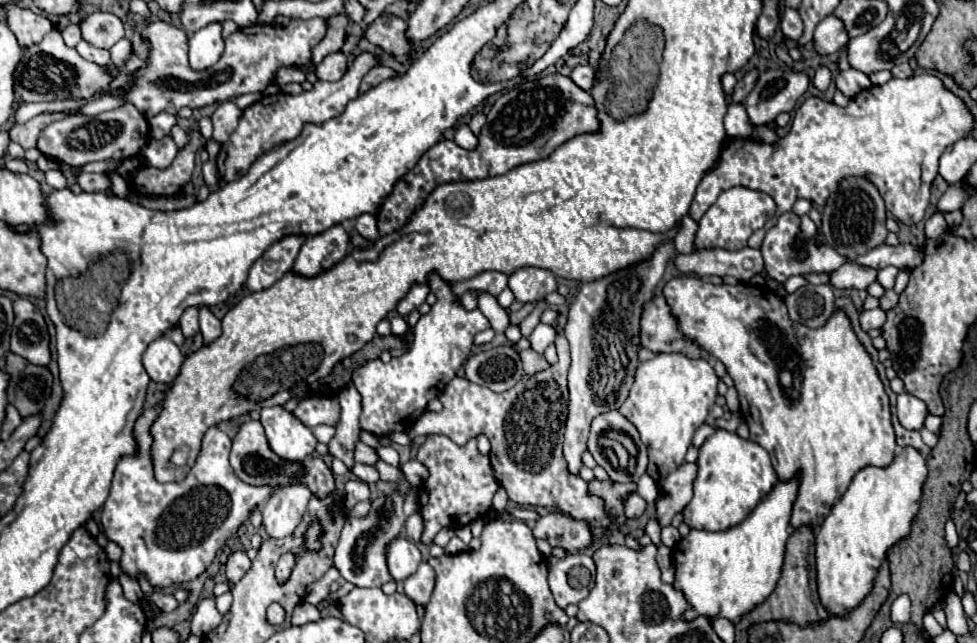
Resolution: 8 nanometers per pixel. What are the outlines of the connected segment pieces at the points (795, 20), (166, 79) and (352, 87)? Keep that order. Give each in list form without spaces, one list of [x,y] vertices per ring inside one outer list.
[[[785,8],[781,14],[781,30],[785,36],[789,36],[793,42],[797,42],[803,34],[803,22],[799,18],[799,12],[793,8]]]
[[[311,18],[311,20],[291,20],[287,26],[271,26],[271,24],[253,24],[247,28],[237,30],[235,34],[231,34],[225,40],[225,52],[219,58],[217,64],[213,64],[209,70],[205,72],[193,72],[189,68],[189,60],[187,60],[187,36],[181,28],[175,28],[171,24],[165,24],[161,20],[151,22],[145,28],[145,38],[151,42],[151,54],[149,54],[149,64],[145,70],[135,72],[133,76],[137,76],[137,80],[141,80],[141,84],[137,84],[137,88],[133,88],[133,92],[129,92],[129,96],[125,96],[145,118],[151,118],[159,112],[169,112],[169,114],[177,114],[183,106],[189,108],[203,108],[207,105],[220,103],[228,99],[238,97],[240,95],[249,94],[249,92],[263,92],[277,76],[277,70],[283,66],[297,66],[301,68],[307,60],[311,60],[311,50],[313,46],[317,46],[327,32],[327,22],[325,18]]]
[[[363,52],[355,58],[353,66],[347,70],[347,74],[337,80],[337,82],[323,82],[317,80],[313,90],[303,92],[299,96],[291,96],[291,94],[283,94],[277,92],[273,96],[263,96],[259,102],[251,104],[249,108],[243,110],[243,116],[239,120],[239,126],[235,128],[235,132],[229,136],[229,140],[221,146],[221,152],[217,156],[217,168],[219,168],[219,178],[223,184],[239,180],[241,174],[247,174],[247,170],[251,168],[251,164],[267,154],[271,148],[275,148],[277,144],[295,140],[305,124],[323,124],[335,116],[339,116],[345,106],[359,96],[359,84],[361,78],[365,76],[365,72],[369,72],[373,66],[377,64],[377,58],[369,52]]]

